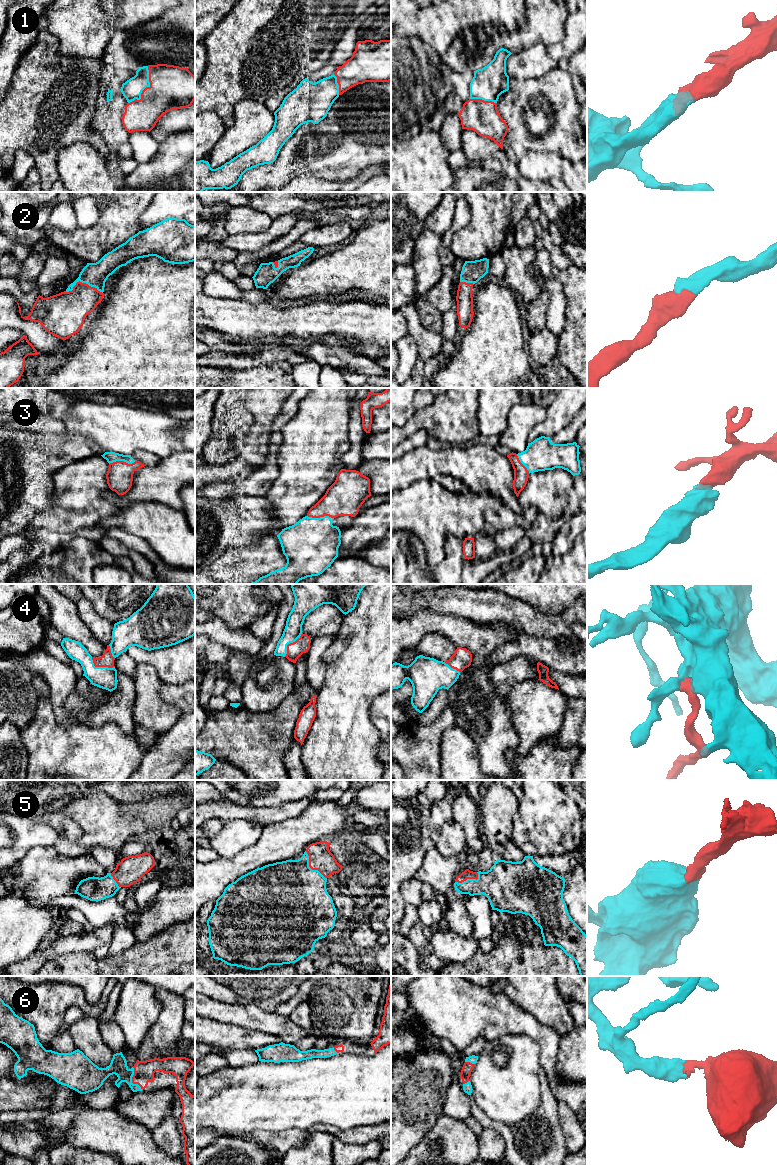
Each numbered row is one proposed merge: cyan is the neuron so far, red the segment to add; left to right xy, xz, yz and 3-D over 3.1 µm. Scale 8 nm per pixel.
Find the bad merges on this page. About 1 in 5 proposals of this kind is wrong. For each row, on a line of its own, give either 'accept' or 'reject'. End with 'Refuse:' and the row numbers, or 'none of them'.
1: accept
2: accept
3: accept
4: accept
5: accept
6: accept
Refuse: none of them

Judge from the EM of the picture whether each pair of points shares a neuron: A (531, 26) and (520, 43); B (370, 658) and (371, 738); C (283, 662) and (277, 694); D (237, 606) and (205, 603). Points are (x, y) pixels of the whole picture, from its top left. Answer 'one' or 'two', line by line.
A: one
B: one
C: one
D: one

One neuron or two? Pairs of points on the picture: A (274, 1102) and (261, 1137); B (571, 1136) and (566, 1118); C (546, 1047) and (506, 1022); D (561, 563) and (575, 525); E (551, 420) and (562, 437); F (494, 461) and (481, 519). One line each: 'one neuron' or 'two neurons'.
A: two neurons
B: one neuron
C: one neuron
D: one neuron
E: two neurons
F: two neurons

